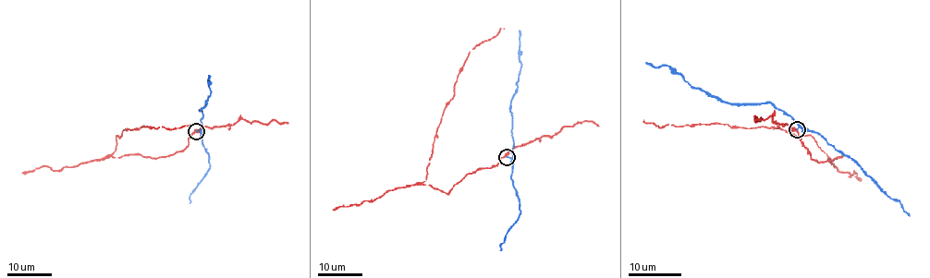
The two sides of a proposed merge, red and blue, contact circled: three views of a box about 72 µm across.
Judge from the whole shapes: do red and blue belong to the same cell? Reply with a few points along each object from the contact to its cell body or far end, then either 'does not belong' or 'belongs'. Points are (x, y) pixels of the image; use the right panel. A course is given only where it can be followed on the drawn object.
red runs (797, 128), (812, 158), (840, 156), (830, 161), (810, 136), (777, 127), (660, 127), (643, 119); blue runs (797, 128), (799, 125), (769, 102), (728, 103), (692, 88), (667, 66), (651, 66), (646, 63); does not belong

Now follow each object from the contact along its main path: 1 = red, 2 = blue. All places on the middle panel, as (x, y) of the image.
1: (507, 156), (495, 166), (467, 175), (447, 193), (422, 183), (458, 71), (469, 53), (504, 28)
2: (507, 156), (512, 158), (511, 99), (518, 87), (520, 63), (519, 30)

